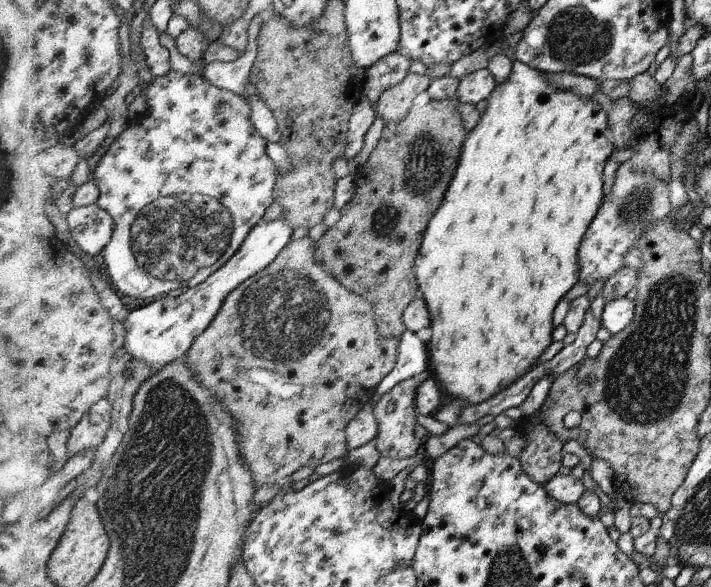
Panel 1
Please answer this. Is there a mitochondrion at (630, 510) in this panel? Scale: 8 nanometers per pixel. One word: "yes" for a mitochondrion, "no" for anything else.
no

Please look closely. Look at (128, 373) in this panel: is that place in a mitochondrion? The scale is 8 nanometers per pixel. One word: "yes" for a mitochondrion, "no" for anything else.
yes

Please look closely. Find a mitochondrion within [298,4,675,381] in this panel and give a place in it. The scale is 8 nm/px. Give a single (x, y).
(578, 37)

